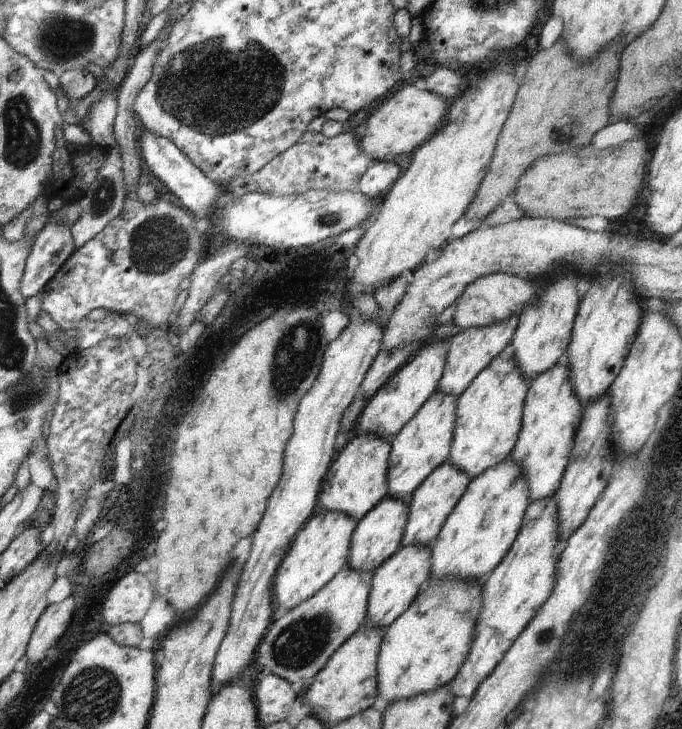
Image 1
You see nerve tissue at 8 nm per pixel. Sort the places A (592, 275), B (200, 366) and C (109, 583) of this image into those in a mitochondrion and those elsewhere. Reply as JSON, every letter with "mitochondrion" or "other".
{"A":"other","B":"other","C":"other"}

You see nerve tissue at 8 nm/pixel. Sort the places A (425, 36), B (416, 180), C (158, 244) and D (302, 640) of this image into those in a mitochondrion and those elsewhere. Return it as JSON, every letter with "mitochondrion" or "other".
{"A":"other","B":"other","C":"mitochondrion","D":"mitochondrion"}

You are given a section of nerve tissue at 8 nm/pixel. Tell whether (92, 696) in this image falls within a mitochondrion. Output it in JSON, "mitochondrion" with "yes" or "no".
{"mitochondrion":"yes"}

